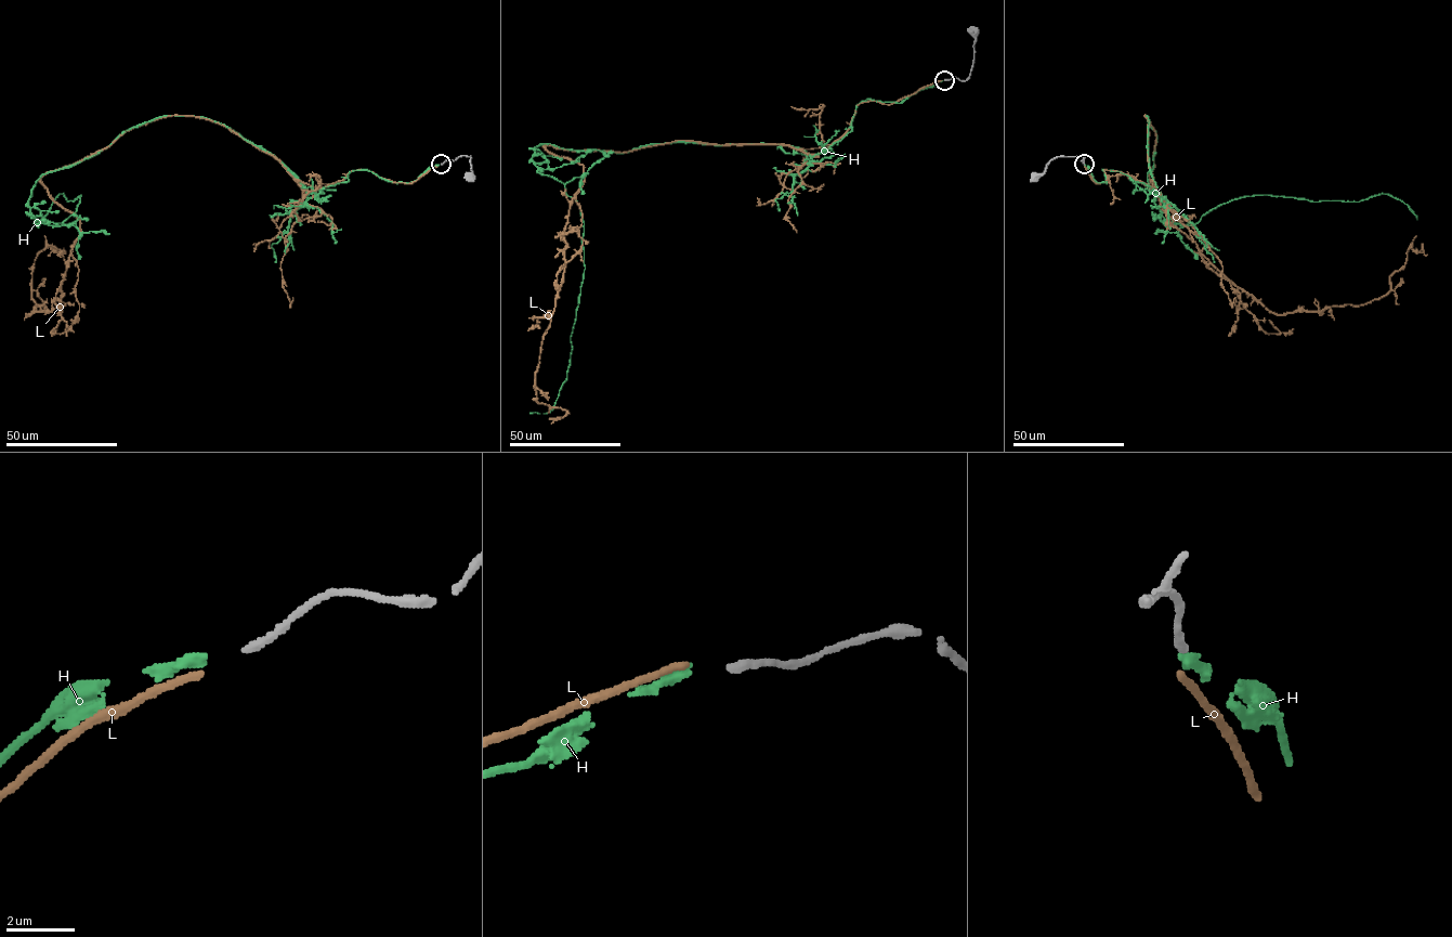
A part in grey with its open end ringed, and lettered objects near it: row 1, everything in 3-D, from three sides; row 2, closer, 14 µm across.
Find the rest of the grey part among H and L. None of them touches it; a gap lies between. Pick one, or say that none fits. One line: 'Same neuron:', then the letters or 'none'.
Same neuron: H

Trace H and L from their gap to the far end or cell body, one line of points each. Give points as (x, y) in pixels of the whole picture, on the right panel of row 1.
H: (1084, 164), (1160, 193), (1146, 115), (1147, 180), (1176, 224), (1257, 194), (1387, 194), (1416, 215)
L: (1084, 165), (1096, 183), (1120, 171), (1158, 191), (1145, 115), (1167, 219), (1278, 314), (1379, 299), (1422, 244)

